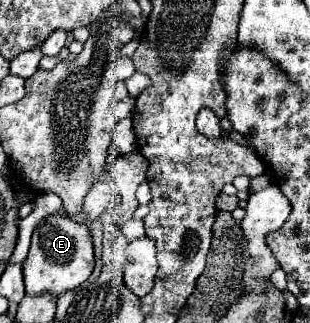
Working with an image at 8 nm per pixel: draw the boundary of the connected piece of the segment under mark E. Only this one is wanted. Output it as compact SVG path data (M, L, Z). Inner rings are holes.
M52 215L44 219L32 235L32 247L26 263L22 265L26 295L36 297L42 293L50 293L52 297L60 297L66 291L80 287L94 271L94 251L92 251L92 235L88 227L74 223L70 217Z

